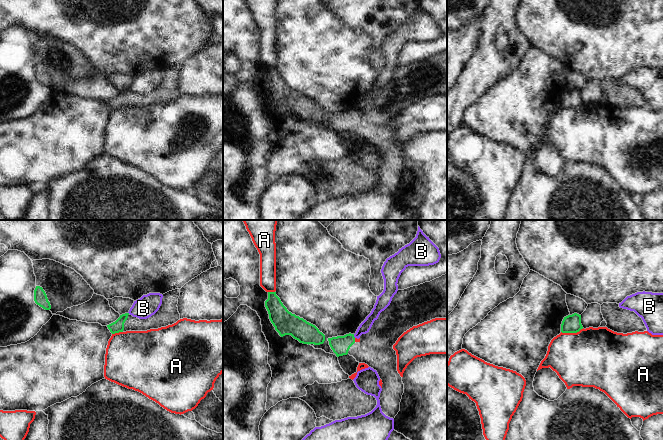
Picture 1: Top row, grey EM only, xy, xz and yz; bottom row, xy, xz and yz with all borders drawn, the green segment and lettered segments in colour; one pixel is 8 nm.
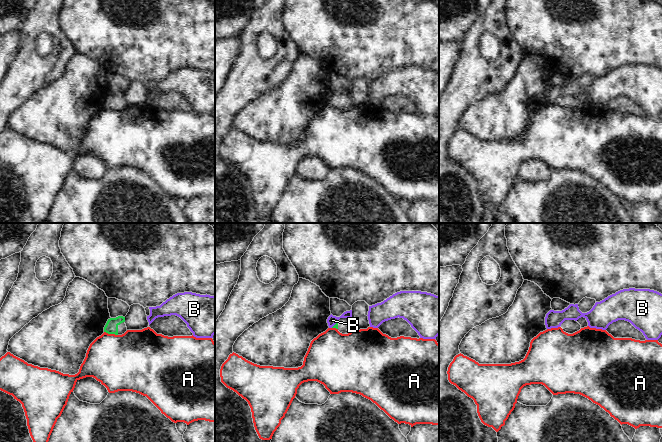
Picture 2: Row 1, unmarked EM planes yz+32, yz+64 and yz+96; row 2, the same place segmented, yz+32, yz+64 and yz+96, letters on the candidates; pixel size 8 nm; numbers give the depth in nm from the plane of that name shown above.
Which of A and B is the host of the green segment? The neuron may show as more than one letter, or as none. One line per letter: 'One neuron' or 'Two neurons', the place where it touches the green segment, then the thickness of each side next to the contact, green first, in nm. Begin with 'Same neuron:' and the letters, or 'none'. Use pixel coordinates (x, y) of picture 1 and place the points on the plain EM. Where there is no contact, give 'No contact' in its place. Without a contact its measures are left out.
Same neuron: none
A: Two neurons. Touches green at yz (572, 108). Thickness 140 nm (green) against 460 nm
B: Two neurons. Touches green at xz (353, 112). Thickness 150 nm (green) against 90 nm.

